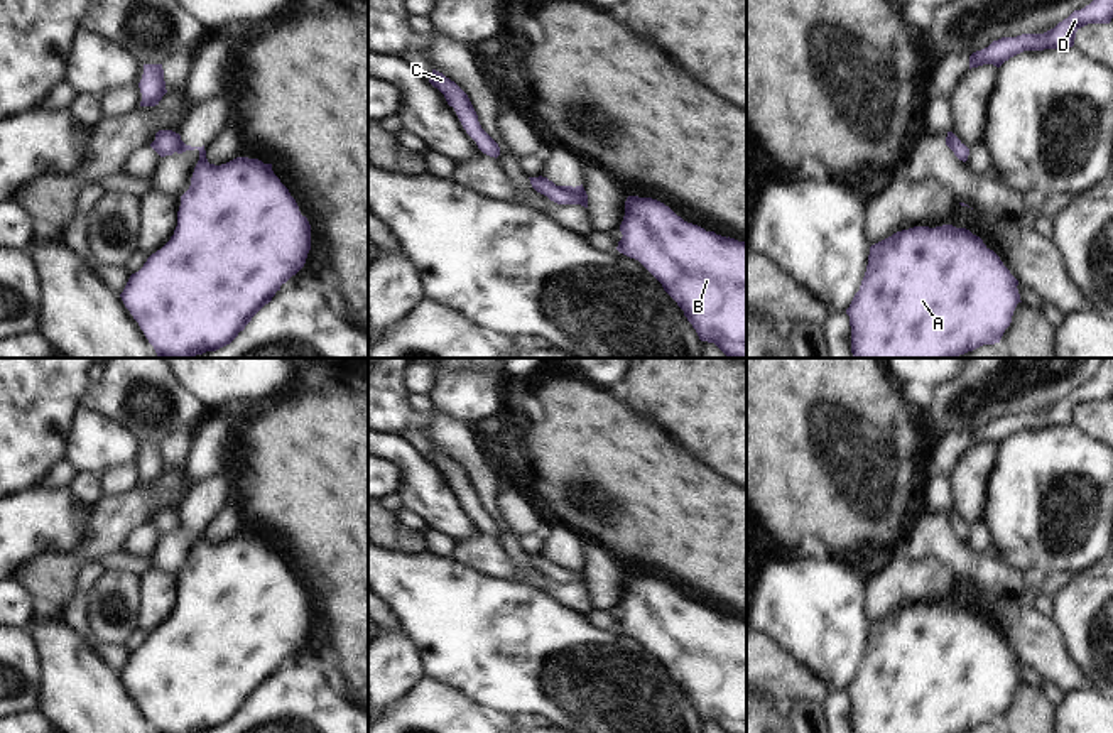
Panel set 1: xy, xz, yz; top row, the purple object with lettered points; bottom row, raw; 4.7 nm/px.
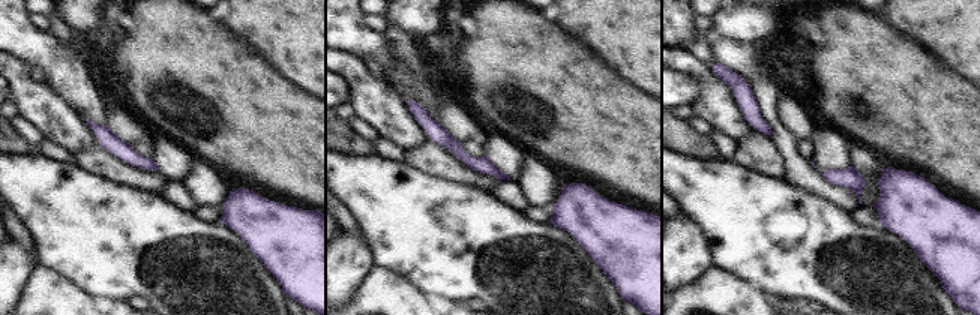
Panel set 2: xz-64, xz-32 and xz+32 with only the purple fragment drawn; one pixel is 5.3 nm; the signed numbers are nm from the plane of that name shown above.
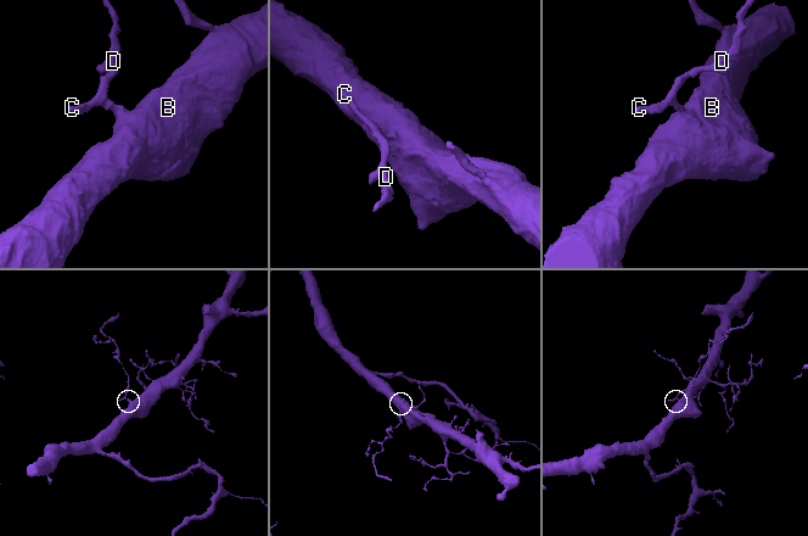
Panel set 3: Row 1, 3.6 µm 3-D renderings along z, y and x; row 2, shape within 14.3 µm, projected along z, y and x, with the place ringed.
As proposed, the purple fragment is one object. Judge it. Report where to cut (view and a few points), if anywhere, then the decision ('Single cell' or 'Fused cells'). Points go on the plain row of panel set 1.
No split. Single cell

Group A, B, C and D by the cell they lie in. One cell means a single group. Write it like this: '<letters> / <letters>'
A B C D

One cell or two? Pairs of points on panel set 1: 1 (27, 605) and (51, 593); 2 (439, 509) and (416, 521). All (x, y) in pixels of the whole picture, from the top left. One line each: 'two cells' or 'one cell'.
1: two cells
2: two cells

